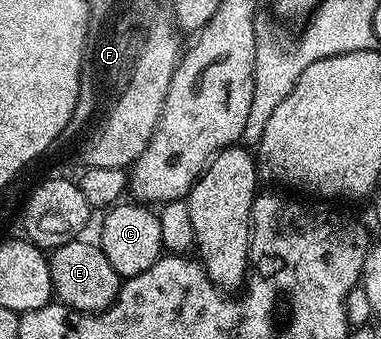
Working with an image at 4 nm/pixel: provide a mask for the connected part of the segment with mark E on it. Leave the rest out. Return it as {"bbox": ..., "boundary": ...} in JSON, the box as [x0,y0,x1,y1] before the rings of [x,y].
{"bbox":[47,239,121,313],"boundary":[[[76,239],[50,250],[47,262],[51,287],[58,304],[68,305],[70,309],[76,309],[82,313],[100,313],[115,302],[121,279],[117,271],[113,271],[109,259],[105,259],[98,244],[94,240],[87,240]]]}

